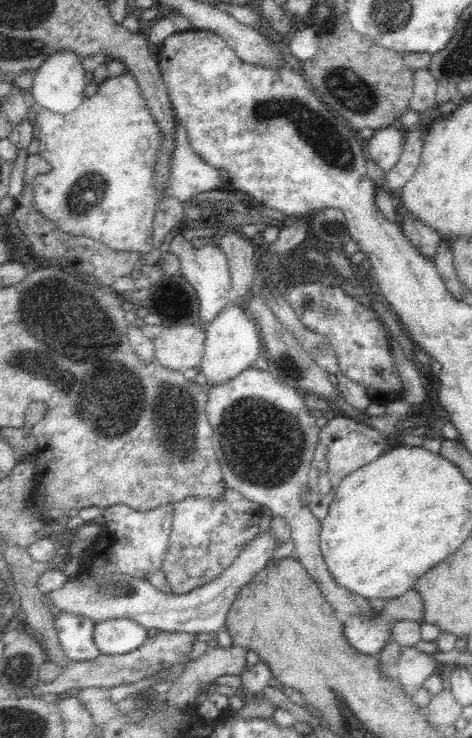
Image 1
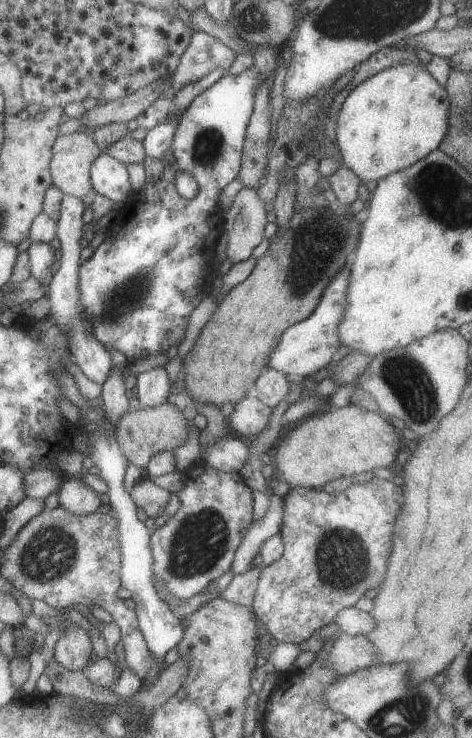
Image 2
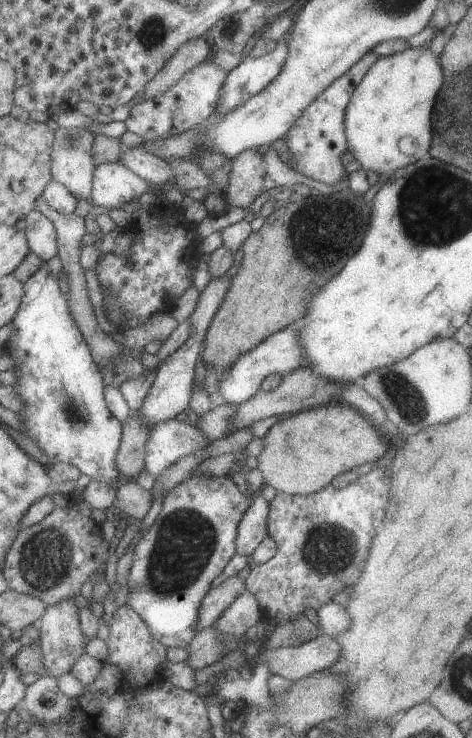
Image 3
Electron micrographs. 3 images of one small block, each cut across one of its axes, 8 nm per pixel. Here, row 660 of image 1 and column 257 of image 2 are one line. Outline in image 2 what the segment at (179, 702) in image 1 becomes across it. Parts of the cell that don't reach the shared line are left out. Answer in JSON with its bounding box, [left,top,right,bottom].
[223,186,268,263]

